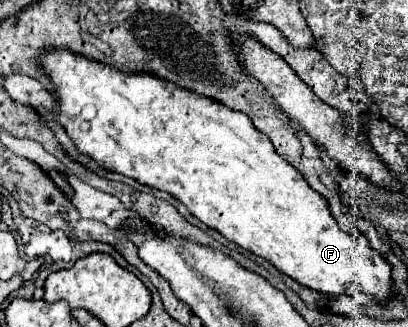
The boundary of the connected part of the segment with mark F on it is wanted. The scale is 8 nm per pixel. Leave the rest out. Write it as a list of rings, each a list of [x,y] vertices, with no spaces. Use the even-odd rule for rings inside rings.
[[[44,50],[44,54],[40,54],[40,68],[52,82],[50,92],[56,96],[58,104],[54,114],[56,122],[64,126],[76,148],[102,168],[172,194],[202,224],[268,260],[306,288],[330,296],[364,292],[382,298],[382,302],[392,294],[392,268],[388,262],[370,248],[364,234],[356,238],[338,228],[328,202],[308,186],[298,170],[278,156],[270,138],[256,130],[246,114],[228,110],[228,106],[212,102],[212,98],[180,90],[176,84],[168,88],[164,78],[152,74],[124,74],[114,66],[104,66],[104,62],[68,54],[68,50]]]

